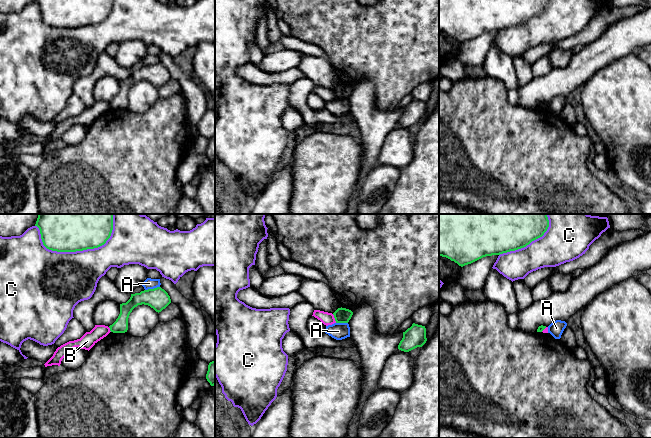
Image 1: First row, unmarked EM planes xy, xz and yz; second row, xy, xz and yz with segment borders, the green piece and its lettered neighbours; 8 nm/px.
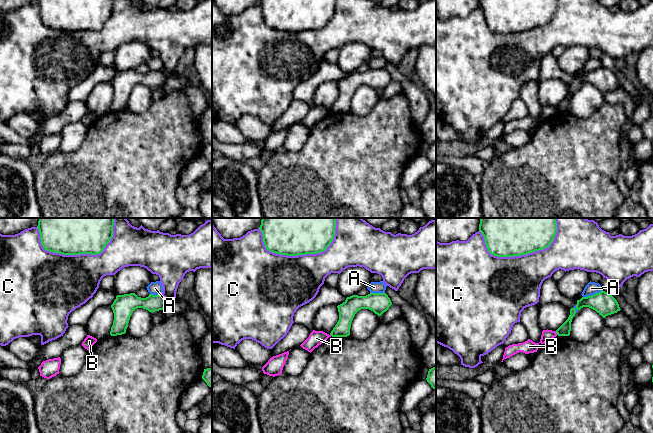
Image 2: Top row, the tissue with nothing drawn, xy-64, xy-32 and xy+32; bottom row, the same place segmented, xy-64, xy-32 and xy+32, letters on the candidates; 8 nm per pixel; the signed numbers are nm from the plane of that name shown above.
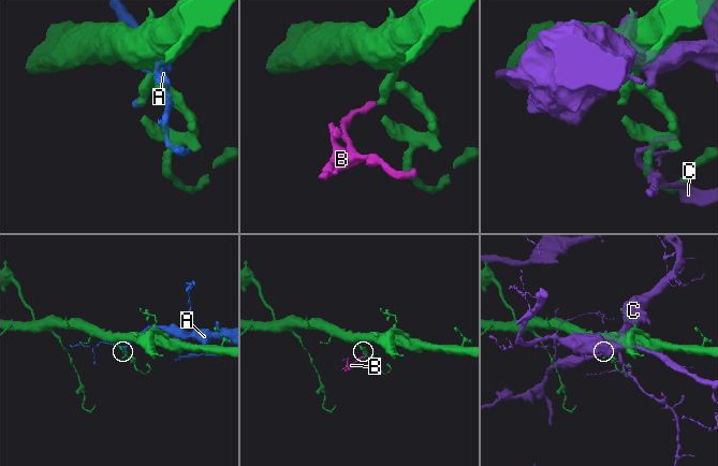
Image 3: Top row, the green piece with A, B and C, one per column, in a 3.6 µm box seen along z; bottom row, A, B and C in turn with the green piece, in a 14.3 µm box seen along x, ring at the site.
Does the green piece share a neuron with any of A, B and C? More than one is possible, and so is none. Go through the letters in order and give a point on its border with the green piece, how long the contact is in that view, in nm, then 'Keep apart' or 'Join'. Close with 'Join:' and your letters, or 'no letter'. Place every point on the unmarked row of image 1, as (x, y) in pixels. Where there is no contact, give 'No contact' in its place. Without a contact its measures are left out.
A: Touches green at xy (152, 65). Shared border 120 nm. Keep apart
B: Touches green at xz (334, 93). Shared border 80 nm. Keep apart
C: Touches green at xy (73, 27). Shared border 650 nm. Keep apart
Join: no letter

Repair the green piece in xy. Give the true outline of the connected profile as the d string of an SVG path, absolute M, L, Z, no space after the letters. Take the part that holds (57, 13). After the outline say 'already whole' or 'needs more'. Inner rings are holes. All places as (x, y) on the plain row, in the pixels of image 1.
M35 0L40 6L43 21L52 27L76 28L98 24L110 14L113 0Z | already whole

